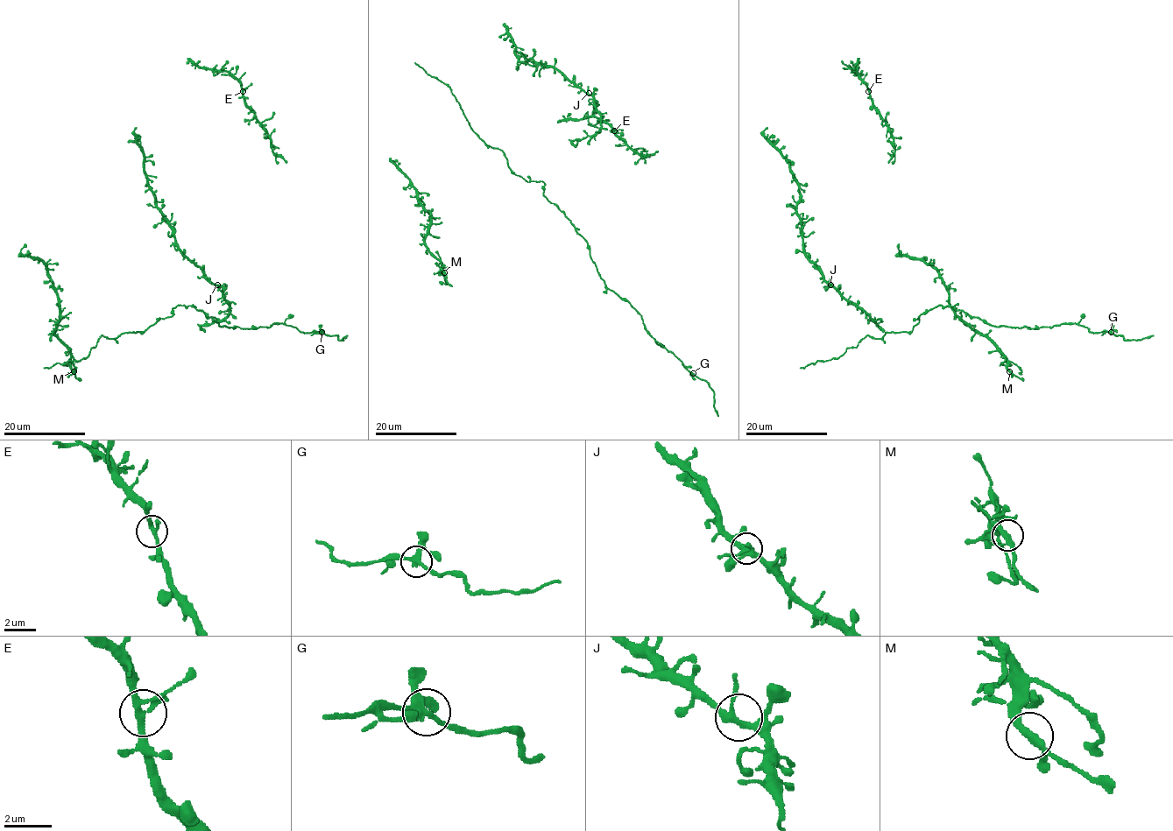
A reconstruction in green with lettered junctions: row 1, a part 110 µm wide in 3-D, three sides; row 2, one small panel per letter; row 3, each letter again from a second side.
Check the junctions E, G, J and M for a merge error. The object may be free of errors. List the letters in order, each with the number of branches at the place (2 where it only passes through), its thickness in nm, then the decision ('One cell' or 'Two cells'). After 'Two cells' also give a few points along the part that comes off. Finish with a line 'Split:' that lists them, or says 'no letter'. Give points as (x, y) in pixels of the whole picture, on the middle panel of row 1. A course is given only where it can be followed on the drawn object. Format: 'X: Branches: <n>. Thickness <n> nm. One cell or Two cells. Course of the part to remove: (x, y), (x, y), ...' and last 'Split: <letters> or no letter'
E: Branches: 3. Thickness 240 nm. One cell
G: Branches: 3. Thickness 260 nm. One cell
J: Branches: 3. Thickness 280 nm. One cell
M: Branches: 3. Thickness 300 nm. One cell
Split: no letter

